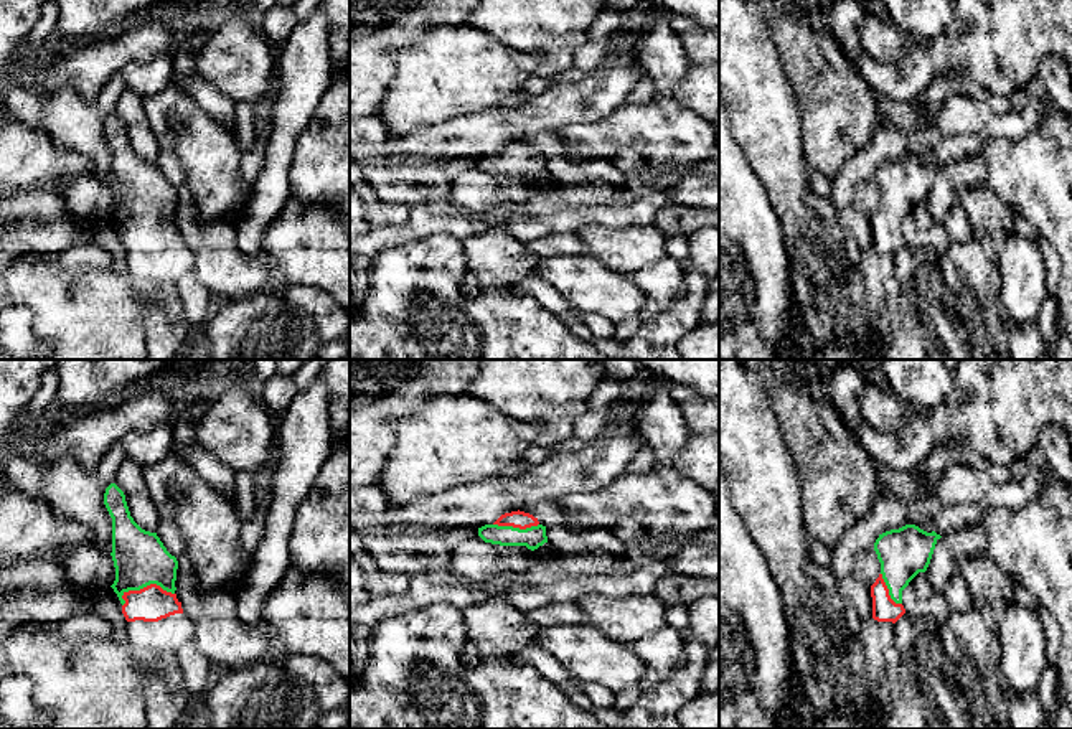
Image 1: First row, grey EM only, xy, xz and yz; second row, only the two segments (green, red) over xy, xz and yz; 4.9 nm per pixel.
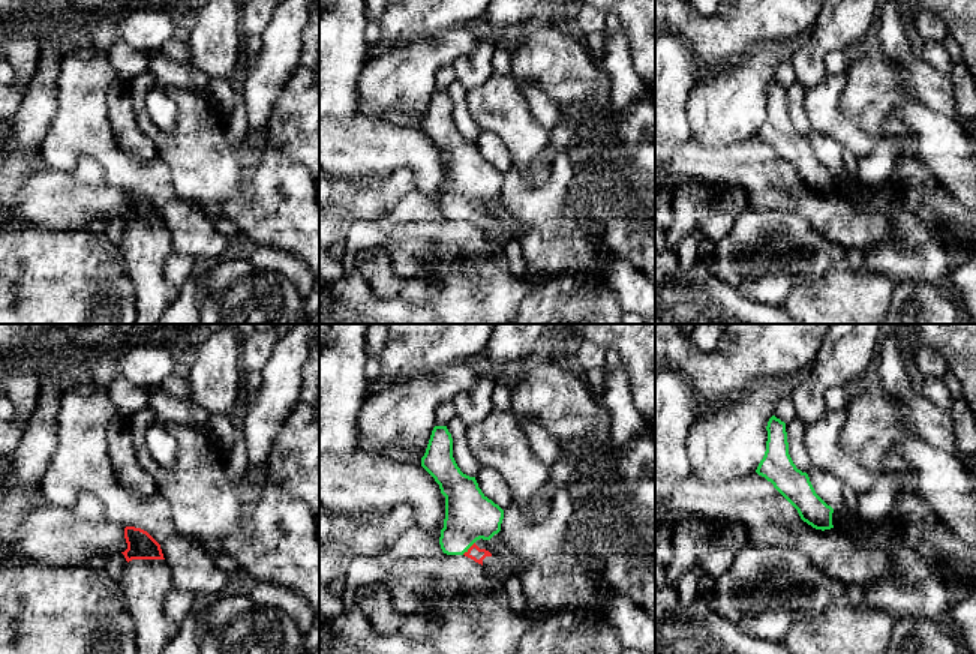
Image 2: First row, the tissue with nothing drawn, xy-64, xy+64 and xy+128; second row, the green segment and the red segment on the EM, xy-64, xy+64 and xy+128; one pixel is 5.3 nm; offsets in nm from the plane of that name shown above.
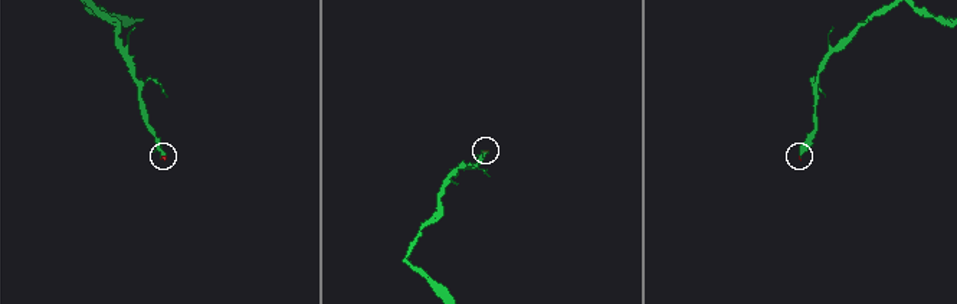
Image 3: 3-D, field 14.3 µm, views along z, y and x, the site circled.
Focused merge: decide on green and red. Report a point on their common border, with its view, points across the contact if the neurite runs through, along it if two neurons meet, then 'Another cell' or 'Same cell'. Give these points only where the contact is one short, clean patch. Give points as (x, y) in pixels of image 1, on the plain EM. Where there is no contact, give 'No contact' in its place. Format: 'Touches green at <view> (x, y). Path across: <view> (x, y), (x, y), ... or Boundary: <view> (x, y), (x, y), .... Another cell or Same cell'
Touches green at xy (147, 215). Path across: xy (139, 187), (147, 215), (150, 235). Same cell

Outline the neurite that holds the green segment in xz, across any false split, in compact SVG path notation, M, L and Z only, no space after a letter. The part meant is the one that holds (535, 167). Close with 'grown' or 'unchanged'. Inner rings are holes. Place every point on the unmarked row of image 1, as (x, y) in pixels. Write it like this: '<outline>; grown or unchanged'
M520 140L505 143L493 155L478 158L478 167L485 173L526 176L531 181L548 173L546 157L543 157L533 145Z; grown

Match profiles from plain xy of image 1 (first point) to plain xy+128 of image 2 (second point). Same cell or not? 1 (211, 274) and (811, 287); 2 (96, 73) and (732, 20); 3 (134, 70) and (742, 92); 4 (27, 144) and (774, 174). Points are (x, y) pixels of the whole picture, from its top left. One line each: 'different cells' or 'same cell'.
1: different cells
2: different cells
3: different cells
4: same cell

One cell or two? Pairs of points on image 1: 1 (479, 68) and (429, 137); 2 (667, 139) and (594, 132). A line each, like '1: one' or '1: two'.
1: two
2: one

